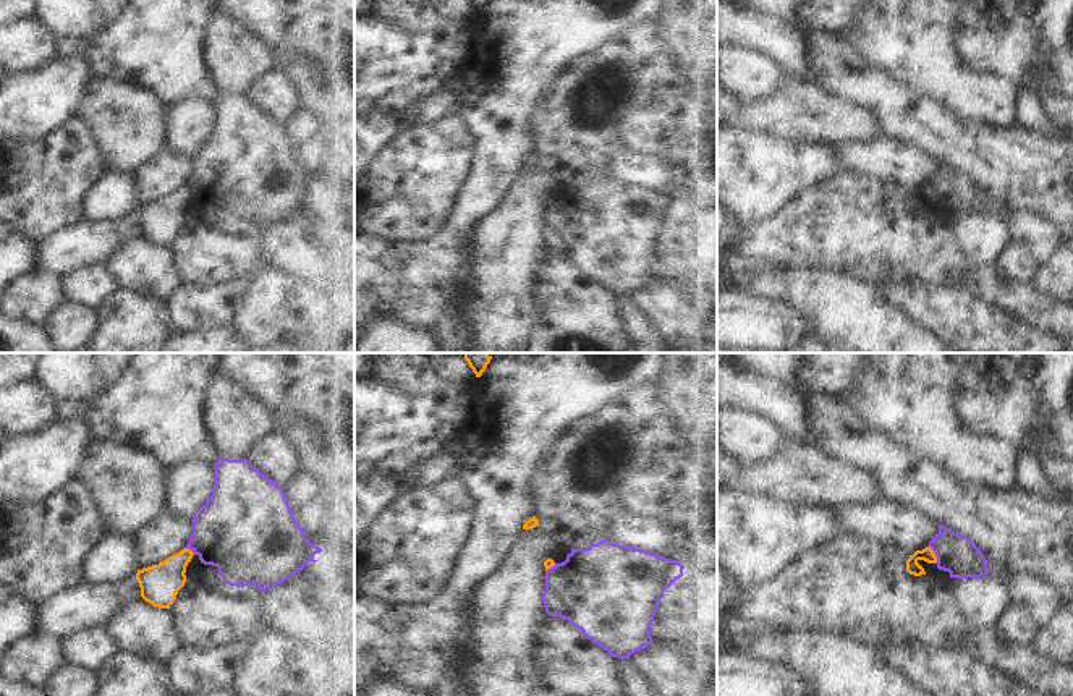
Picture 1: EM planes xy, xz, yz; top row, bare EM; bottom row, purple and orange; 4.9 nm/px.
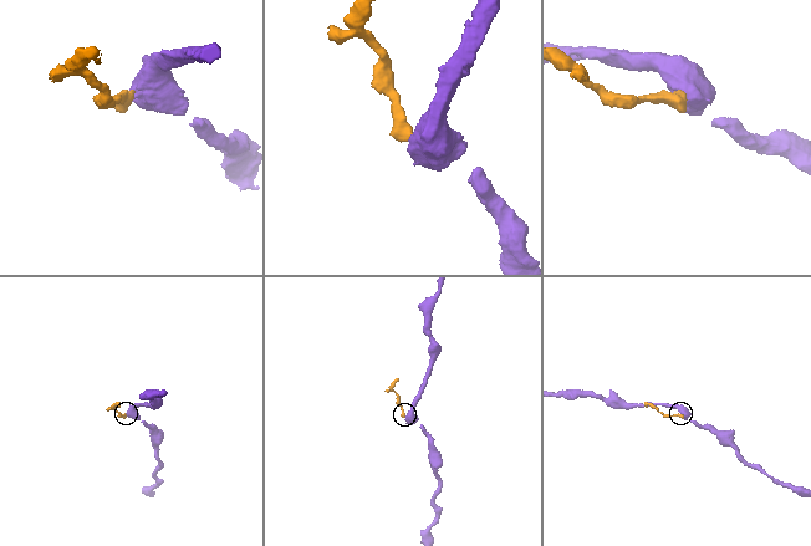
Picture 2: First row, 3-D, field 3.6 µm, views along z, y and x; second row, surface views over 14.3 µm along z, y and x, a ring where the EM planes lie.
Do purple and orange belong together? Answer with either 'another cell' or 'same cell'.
another cell

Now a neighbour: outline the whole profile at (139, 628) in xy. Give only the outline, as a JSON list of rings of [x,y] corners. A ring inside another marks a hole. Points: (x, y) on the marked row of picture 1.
[[[142,597],[123,604],[102,626],[118,651],[167,664],[183,643],[168,609],[159,609]]]

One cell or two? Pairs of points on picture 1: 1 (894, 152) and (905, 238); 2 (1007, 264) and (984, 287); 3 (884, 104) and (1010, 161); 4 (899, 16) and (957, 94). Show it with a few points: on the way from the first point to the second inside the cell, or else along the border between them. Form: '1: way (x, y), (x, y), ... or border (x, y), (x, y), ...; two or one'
1: border (861, 174), (890, 178), (908, 193); two
2: border (994, 266), (1005, 279), (1030, 285); two
3: way (915, 120), (949, 140), (976, 141), (979, 144); one
4: way (910, 36), (920, 54), (941, 75); one

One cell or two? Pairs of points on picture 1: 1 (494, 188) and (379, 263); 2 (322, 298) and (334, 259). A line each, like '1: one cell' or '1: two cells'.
1: one cell
2: one cell

